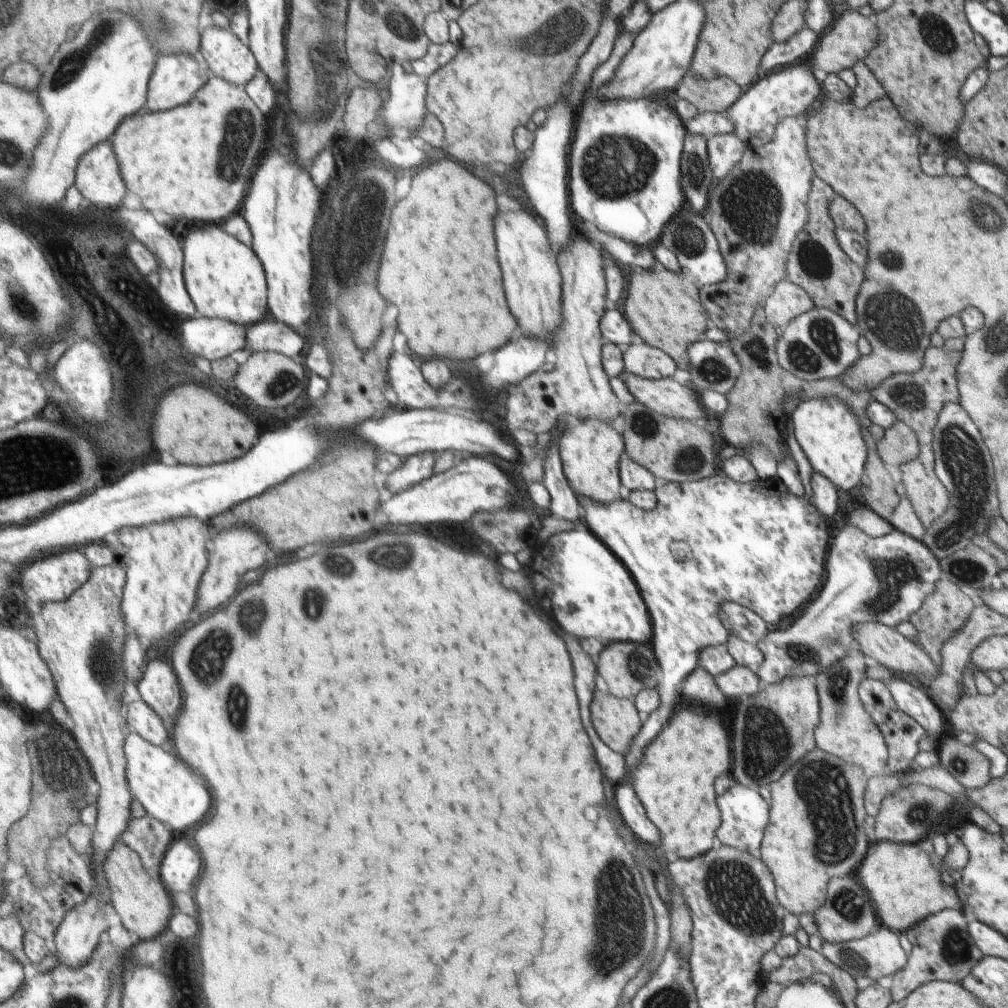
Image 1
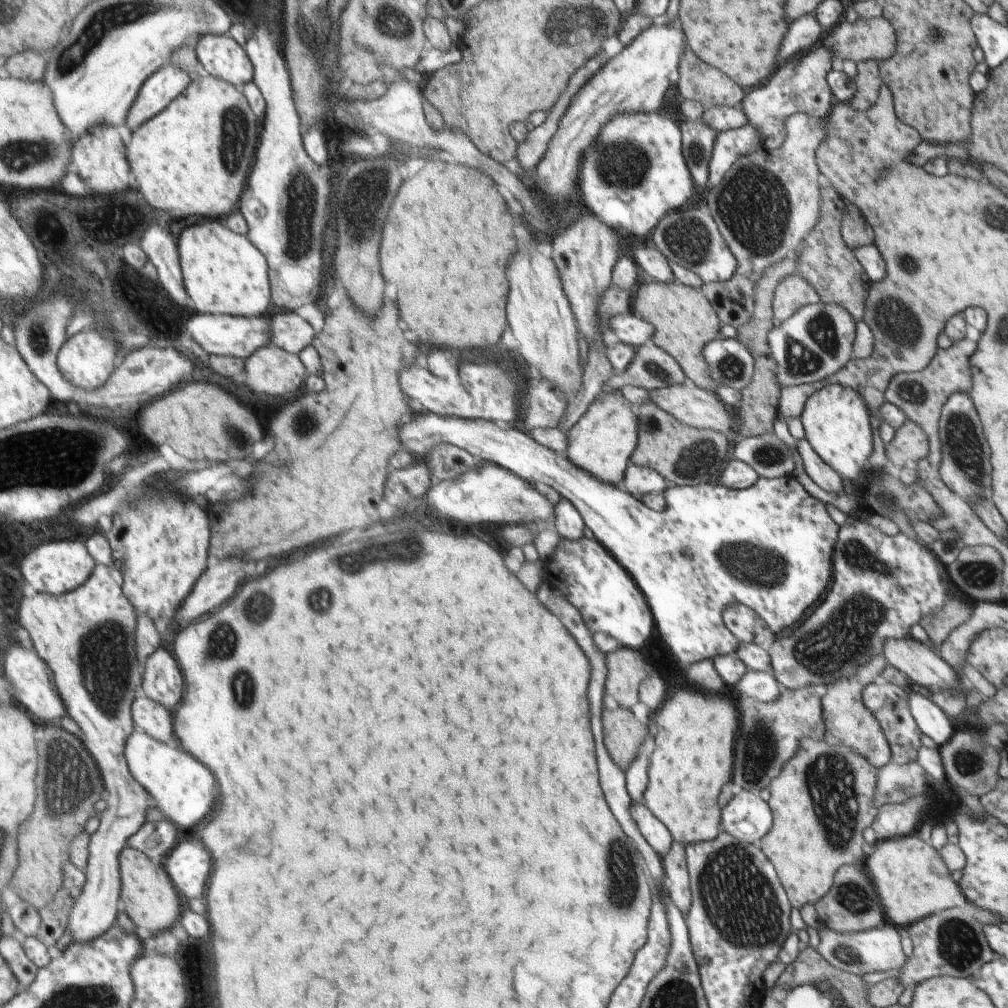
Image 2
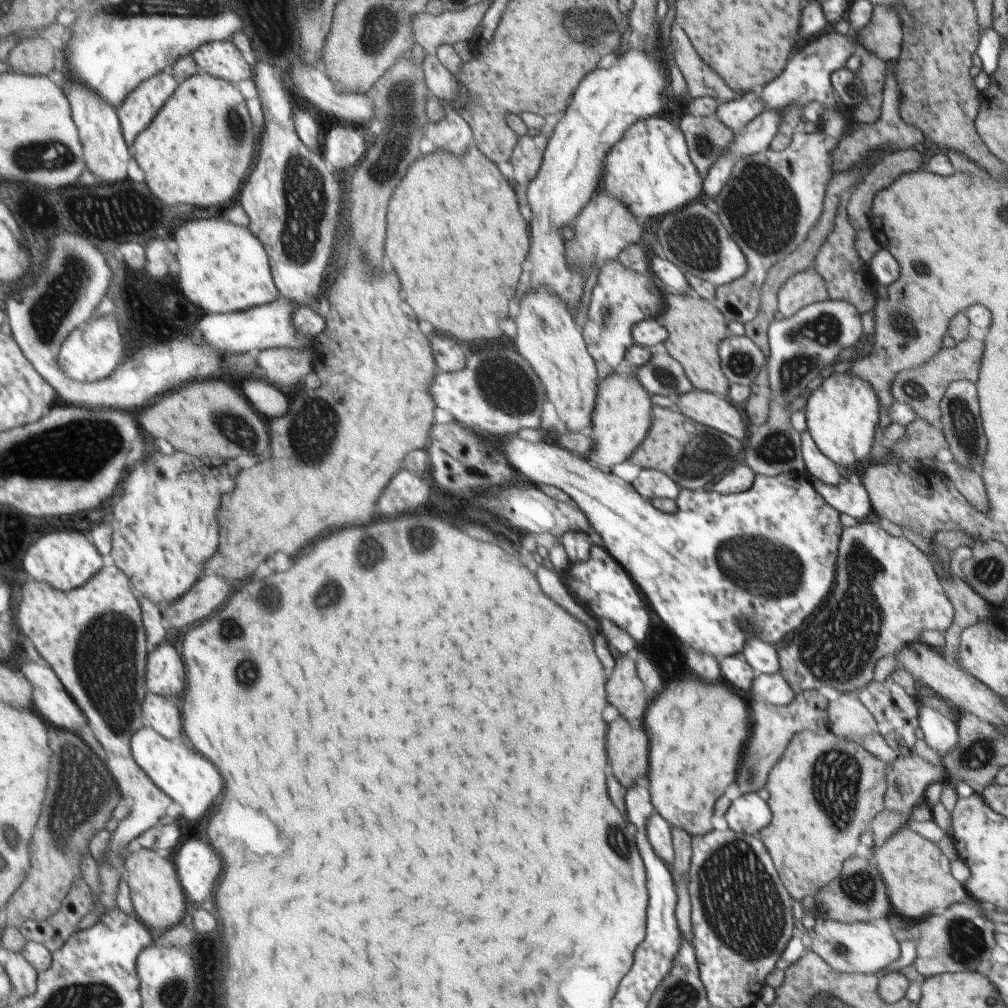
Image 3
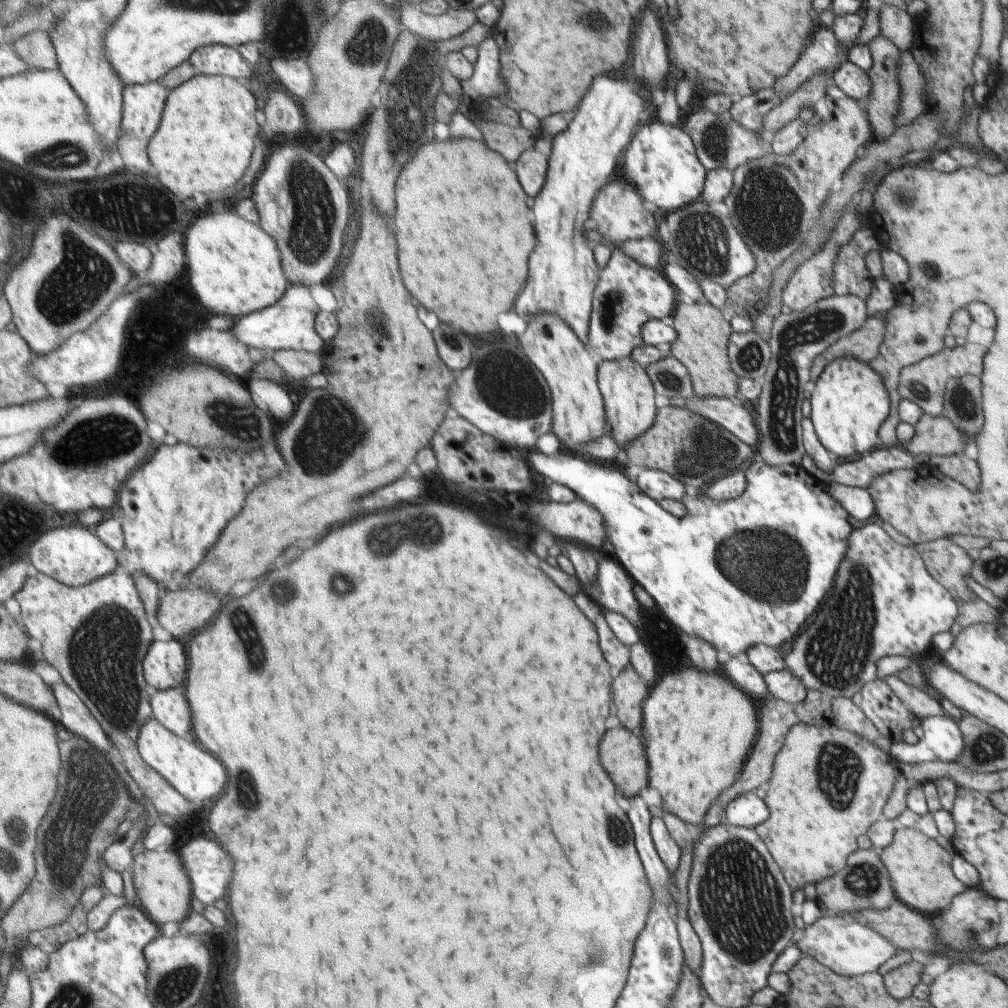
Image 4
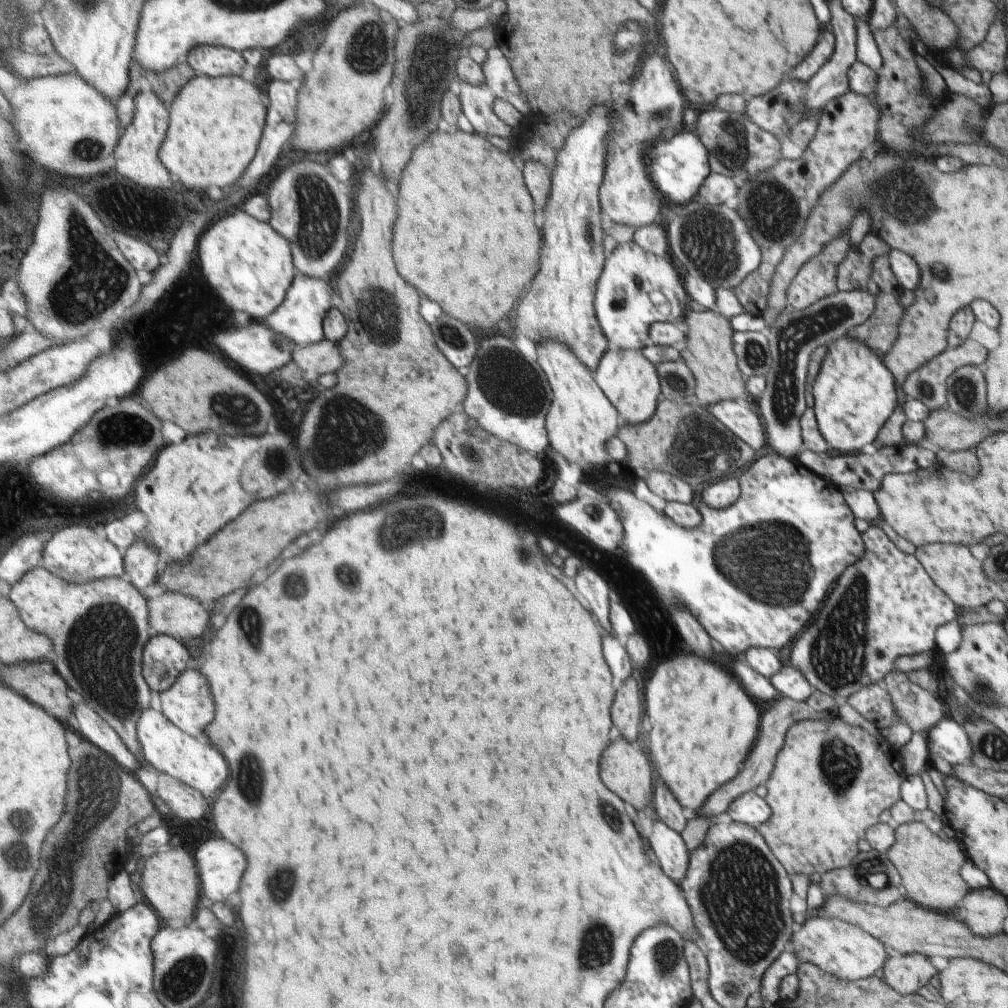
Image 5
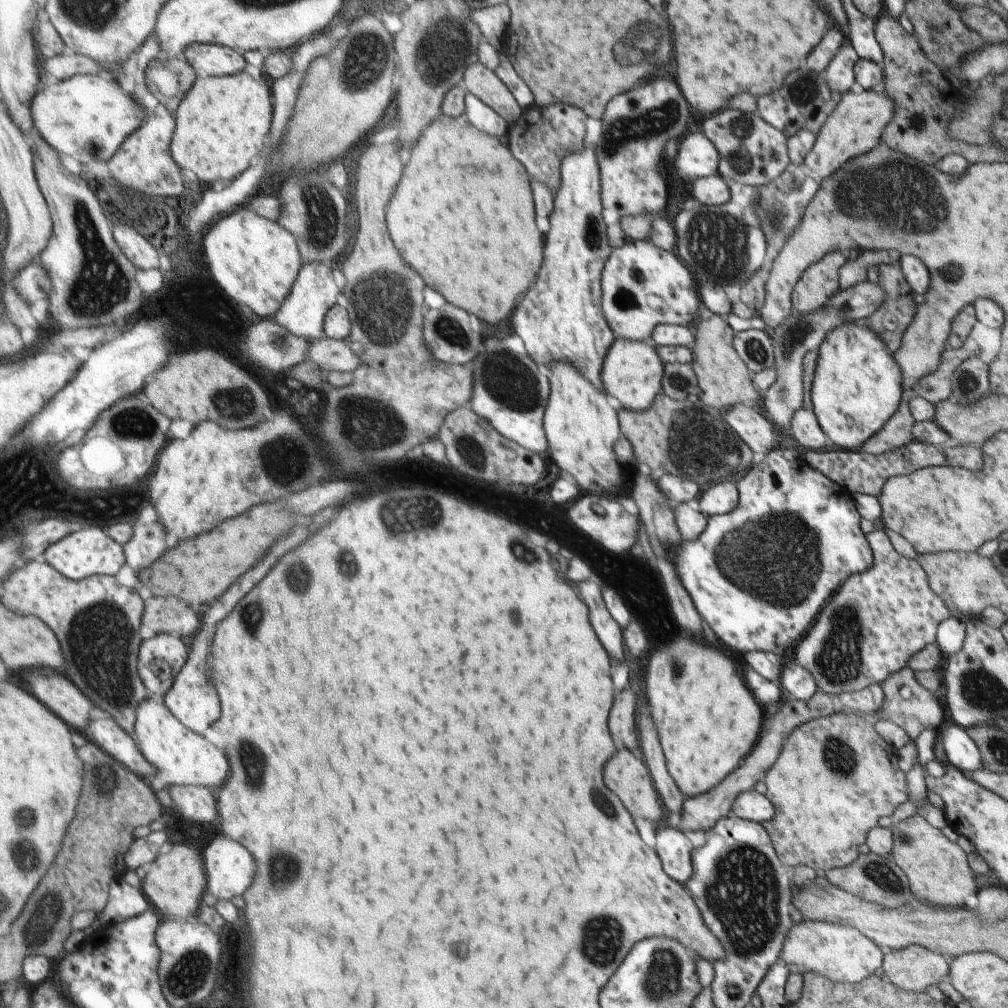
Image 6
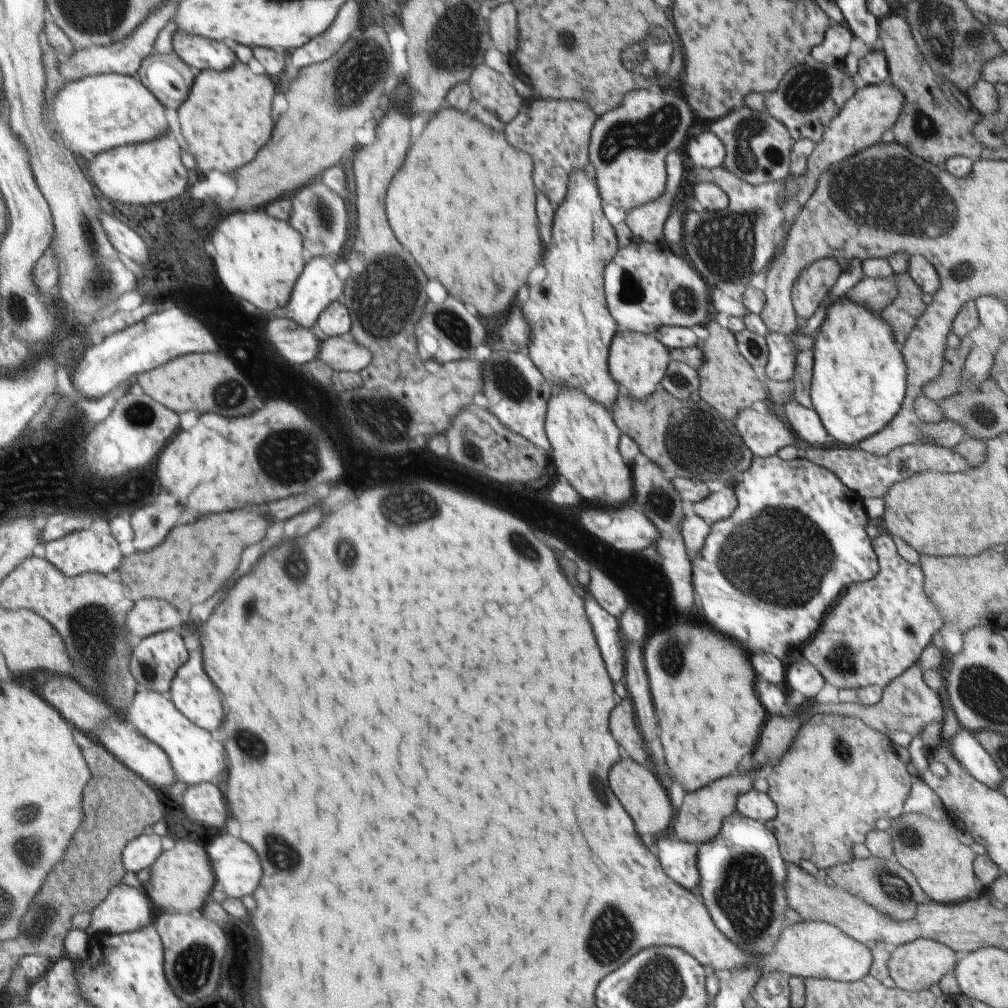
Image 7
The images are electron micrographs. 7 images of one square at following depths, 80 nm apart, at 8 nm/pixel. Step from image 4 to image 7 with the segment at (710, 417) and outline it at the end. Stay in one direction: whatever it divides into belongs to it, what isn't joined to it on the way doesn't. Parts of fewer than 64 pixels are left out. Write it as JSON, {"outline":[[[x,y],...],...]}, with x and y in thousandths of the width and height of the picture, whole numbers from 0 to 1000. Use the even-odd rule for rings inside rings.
{"outline":[[[738,405],[727,417],[738,439],[745,445],[747,453],[769,451],[777,442],[787,442],[787,427],[783,425],[775,411],[764,407],[753,410],[746,405]]]}

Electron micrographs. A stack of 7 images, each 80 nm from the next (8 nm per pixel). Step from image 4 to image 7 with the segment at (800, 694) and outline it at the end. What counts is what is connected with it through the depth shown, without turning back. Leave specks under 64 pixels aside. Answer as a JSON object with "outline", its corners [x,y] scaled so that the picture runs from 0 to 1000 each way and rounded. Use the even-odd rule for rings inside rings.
{"outline":[[[801,656],[780,659],[778,679],[784,686],[791,685],[799,695],[804,695],[816,683],[816,670],[803,659]]]}

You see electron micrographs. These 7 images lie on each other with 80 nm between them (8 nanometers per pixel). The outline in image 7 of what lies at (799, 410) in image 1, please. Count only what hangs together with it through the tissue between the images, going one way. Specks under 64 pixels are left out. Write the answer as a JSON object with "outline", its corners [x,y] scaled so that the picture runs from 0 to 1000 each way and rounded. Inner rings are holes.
{"outline":[[[838,293],[818,301],[817,306],[816,319],[805,333],[805,403],[824,435],[838,442],[848,442],[850,438],[856,438],[880,423],[893,406],[898,389],[898,358],[894,347],[896,343],[887,336],[886,325],[872,313],[872,311],[843,299]]]}

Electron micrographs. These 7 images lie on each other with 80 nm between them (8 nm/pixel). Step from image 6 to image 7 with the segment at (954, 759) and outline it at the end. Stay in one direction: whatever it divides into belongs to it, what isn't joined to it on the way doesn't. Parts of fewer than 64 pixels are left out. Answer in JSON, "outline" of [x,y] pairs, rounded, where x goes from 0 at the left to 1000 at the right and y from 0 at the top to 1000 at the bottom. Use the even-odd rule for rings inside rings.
{"outline":[[[953,724],[943,730],[941,736],[944,738],[946,749],[953,755],[959,766],[976,779],[980,779],[981,783],[989,784],[996,770],[965,730]]]}

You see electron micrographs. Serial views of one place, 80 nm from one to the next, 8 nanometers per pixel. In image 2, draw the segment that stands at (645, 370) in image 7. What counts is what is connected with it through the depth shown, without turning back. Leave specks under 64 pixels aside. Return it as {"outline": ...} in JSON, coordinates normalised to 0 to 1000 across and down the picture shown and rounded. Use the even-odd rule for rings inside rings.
{"outline":[[[609,376],[607,380],[600,381],[596,389],[583,401],[580,410],[574,414],[571,421],[564,427],[565,443],[560,449],[571,460],[571,463],[590,472],[591,475],[610,481],[611,483],[617,482],[616,476],[619,476],[619,466],[624,459],[635,433],[635,414],[630,409],[634,402],[626,401],[615,392],[612,387],[614,383],[610,380],[616,378],[616,376]]]}

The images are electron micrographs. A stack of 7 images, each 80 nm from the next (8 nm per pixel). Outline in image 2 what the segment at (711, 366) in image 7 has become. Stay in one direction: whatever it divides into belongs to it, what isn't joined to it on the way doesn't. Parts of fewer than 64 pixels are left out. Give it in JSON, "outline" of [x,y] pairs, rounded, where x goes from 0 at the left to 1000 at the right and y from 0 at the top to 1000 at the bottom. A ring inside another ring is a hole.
{"outline":[[[672,278],[664,280],[642,280],[634,283],[628,292],[627,310],[649,323],[646,339],[659,346],[678,367],[679,374],[698,388],[709,387],[709,378],[702,374],[702,361],[696,352],[696,346],[702,339],[713,333],[715,317],[710,309],[693,288],[677,283]]]}

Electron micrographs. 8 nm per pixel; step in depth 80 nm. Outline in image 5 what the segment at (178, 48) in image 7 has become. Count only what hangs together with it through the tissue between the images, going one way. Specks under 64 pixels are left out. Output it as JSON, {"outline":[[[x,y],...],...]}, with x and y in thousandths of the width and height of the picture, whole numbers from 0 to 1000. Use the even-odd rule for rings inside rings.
{"outline":[[[215,45],[194,46],[187,52],[186,61],[195,74],[210,76],[239,75],[246,63],[237,51]]]}

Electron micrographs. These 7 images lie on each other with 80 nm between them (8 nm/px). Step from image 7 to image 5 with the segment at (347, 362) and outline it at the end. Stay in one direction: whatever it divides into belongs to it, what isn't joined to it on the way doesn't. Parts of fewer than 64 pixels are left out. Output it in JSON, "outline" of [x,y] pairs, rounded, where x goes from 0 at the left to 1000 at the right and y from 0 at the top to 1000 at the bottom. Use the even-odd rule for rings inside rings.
{"outline":[[[322,334],[310,342],[295,345],[291,350],[292,359],[302,368],[305,379],[313,379],[324,371],[334,370],[342,363],[342,355],[337,342]]]}

